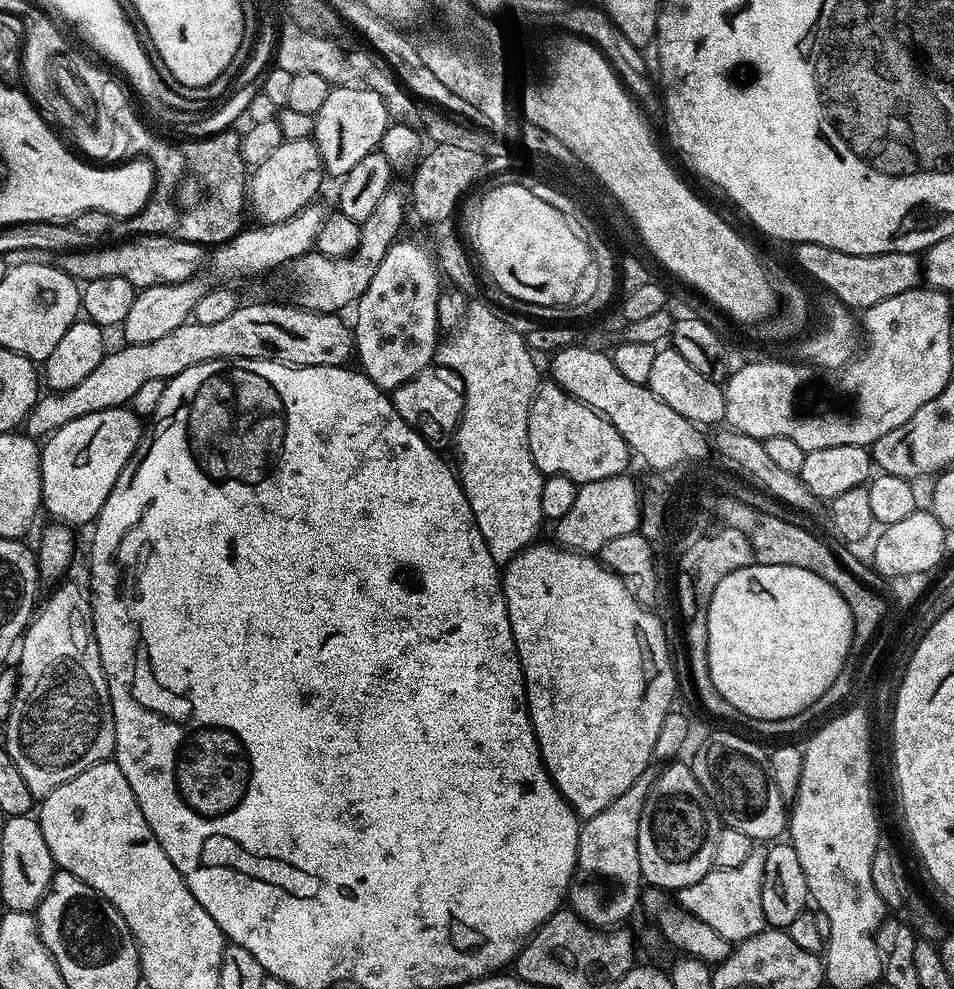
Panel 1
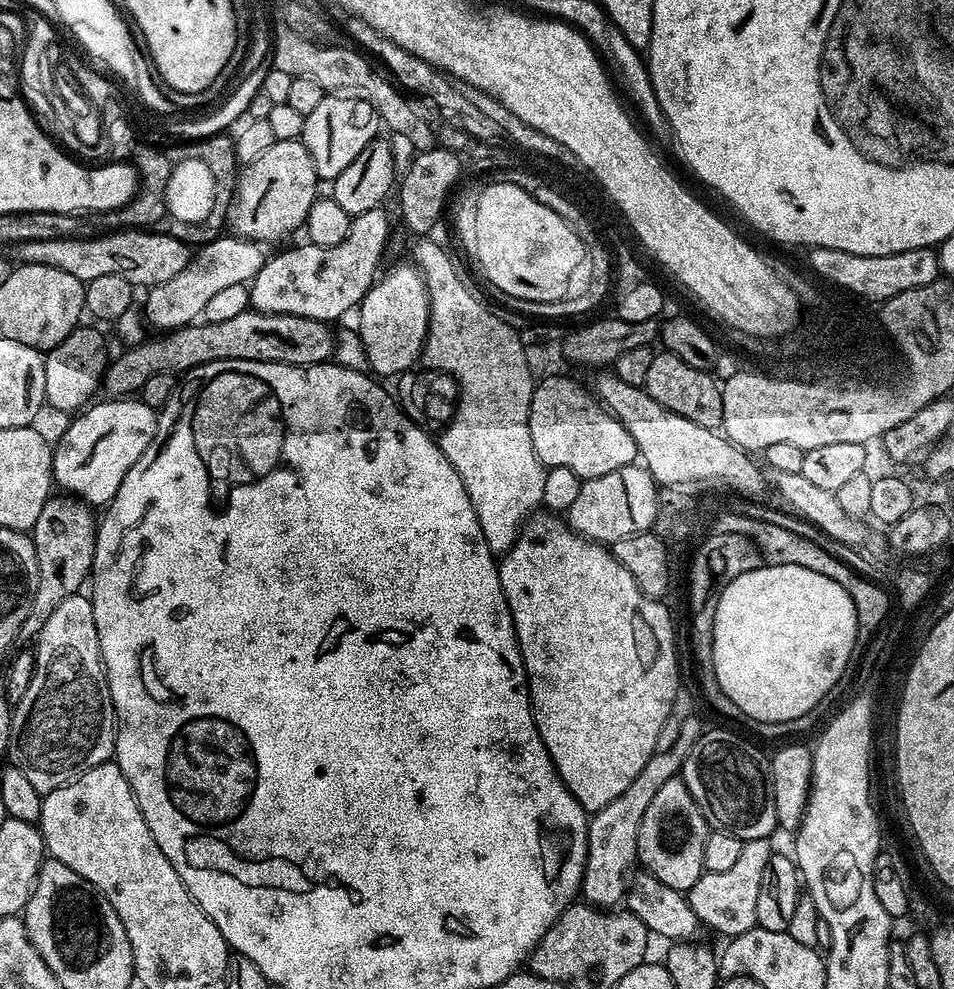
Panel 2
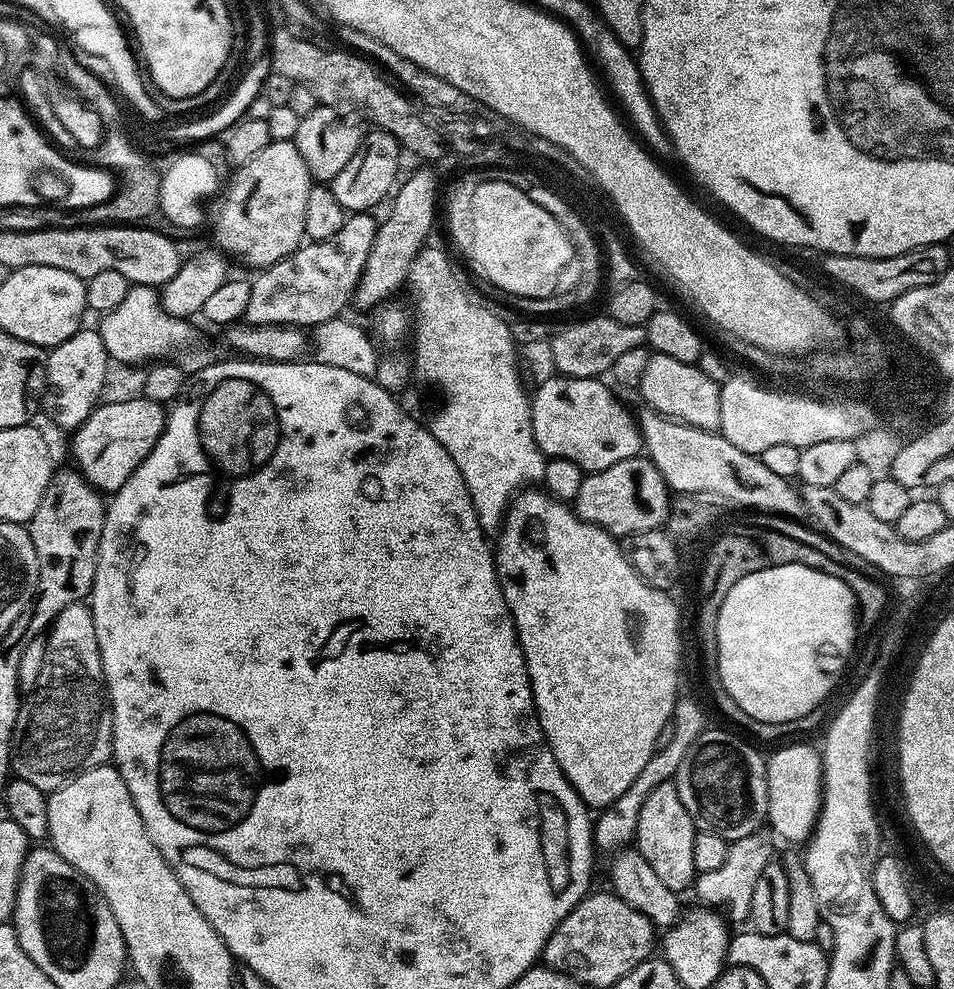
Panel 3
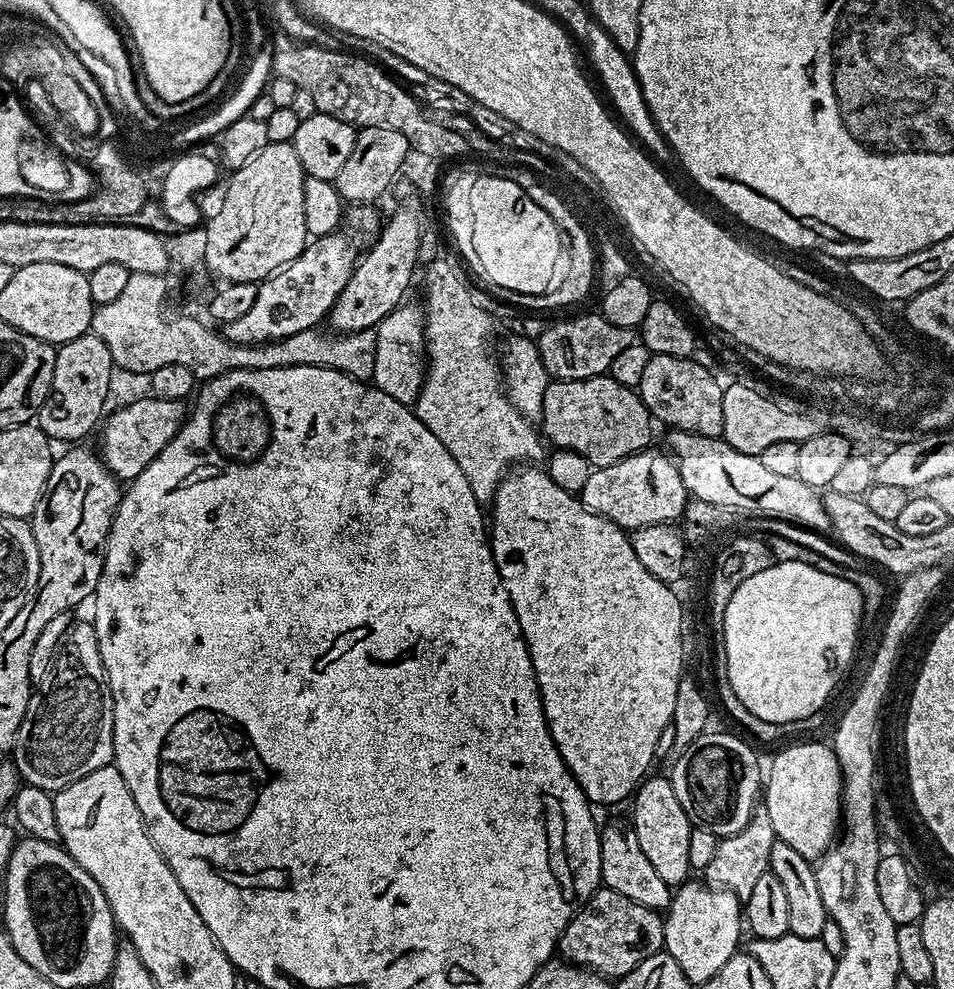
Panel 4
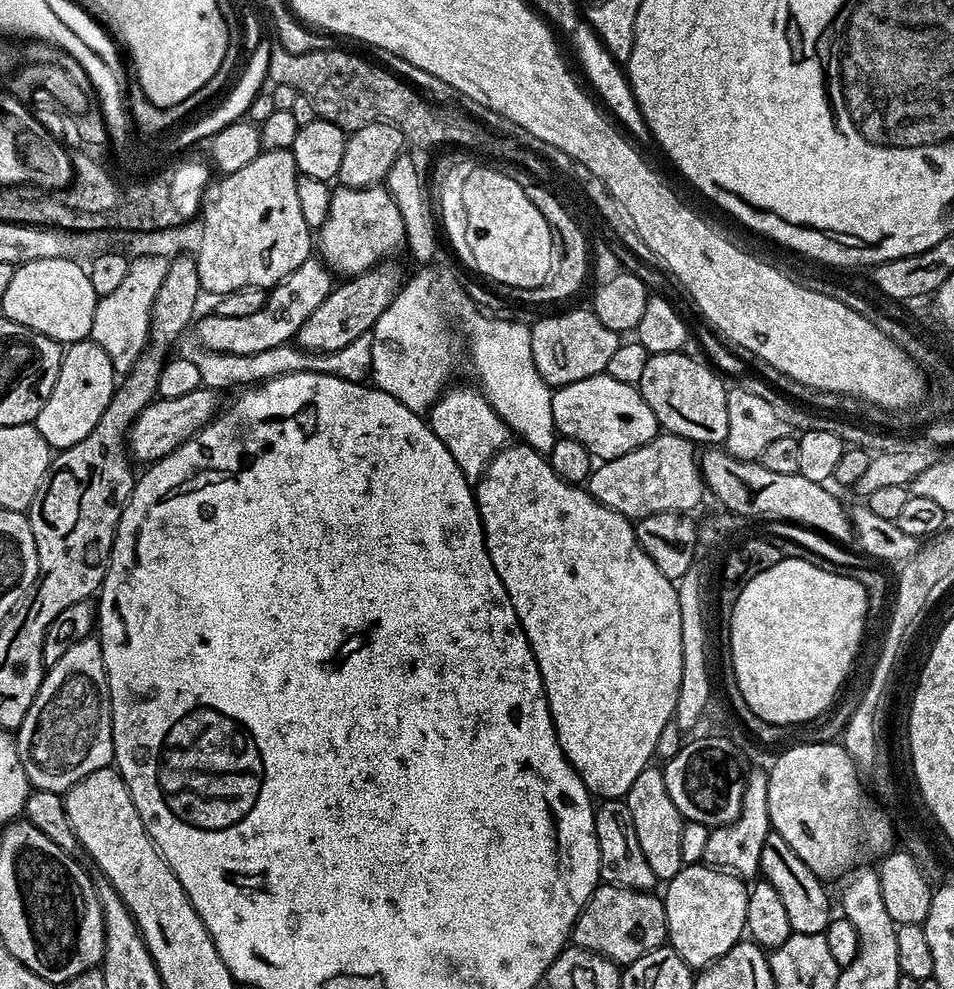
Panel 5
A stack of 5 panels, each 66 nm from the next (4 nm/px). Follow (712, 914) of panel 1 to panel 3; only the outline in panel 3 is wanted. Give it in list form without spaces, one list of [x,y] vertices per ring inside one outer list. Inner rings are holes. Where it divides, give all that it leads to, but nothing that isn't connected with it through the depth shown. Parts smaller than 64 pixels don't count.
[[[761,830],[746,834],[746,838],[731,841],[728,846],[726,862],[713,872],[701,872],[694,881],[694,893],[701,905],[713,910],[722,910],[729,921],[744,920],[750,917],[750,898],[754,898],[754,886],[758,886],[758,877],[768,864],[773,863],[771,831]]]

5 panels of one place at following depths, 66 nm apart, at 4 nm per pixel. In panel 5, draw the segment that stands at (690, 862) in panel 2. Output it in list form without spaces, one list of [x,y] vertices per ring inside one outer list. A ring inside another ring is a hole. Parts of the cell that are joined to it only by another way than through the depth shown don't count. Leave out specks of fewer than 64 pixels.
[[[649,766],[634,778],[634,786],[630,786],[627,797],[630,815],[634,818],[634,830],[638,834],[638,846],[642,846],[642,854],[646,854],[646,863],[654,870],[657,881],[667,882],[676,877],[684,867],[682,862],[682,830],[686,823],[680,815],[678,806],[670,802],[670,794],[666,794],[666,782],[663,771],[659,767]]]

